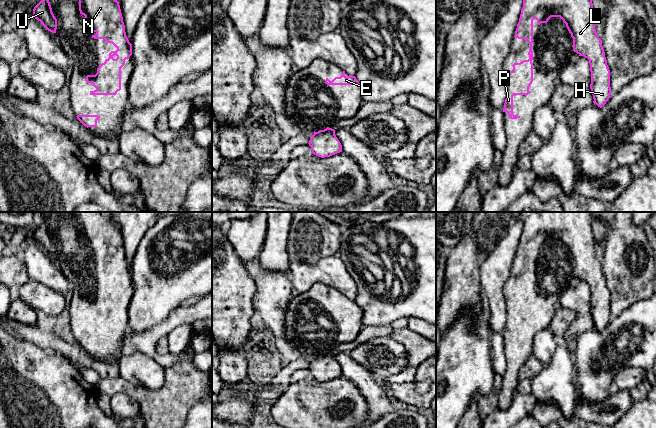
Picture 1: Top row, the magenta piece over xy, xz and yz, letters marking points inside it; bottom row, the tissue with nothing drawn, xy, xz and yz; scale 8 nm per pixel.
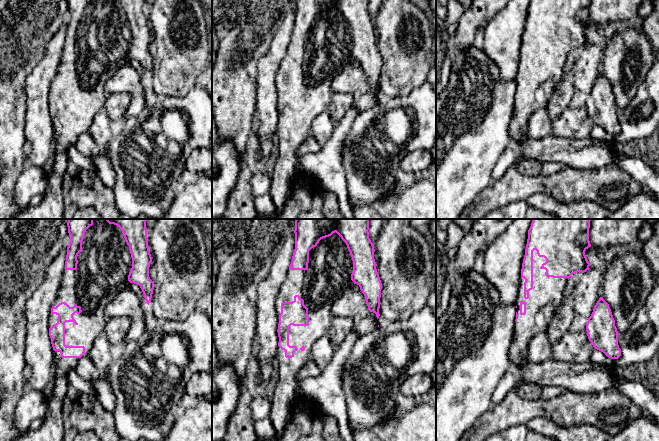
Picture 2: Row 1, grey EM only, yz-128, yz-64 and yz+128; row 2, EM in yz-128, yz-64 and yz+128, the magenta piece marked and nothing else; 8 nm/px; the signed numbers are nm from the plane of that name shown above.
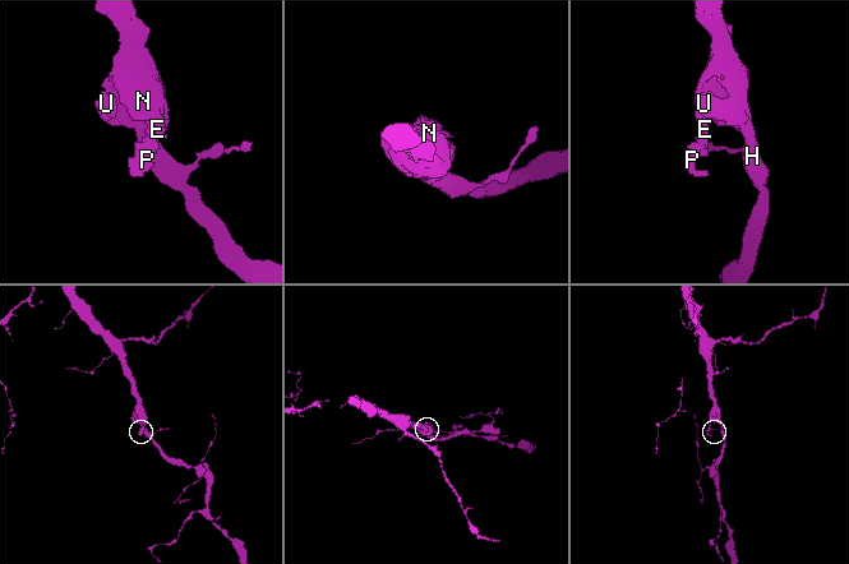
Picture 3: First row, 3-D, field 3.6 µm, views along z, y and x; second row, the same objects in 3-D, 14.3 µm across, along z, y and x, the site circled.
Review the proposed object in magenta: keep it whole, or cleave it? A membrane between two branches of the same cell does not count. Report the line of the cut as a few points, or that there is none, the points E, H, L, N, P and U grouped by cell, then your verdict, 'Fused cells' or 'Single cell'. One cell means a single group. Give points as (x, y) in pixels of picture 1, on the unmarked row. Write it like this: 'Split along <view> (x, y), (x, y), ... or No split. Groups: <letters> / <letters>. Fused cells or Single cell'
No split. Groups: E H L N P U. Single cell

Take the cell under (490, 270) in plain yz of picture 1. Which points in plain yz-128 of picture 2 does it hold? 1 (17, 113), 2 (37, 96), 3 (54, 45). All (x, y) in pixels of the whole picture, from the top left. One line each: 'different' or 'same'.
1: different
2: same
3: same

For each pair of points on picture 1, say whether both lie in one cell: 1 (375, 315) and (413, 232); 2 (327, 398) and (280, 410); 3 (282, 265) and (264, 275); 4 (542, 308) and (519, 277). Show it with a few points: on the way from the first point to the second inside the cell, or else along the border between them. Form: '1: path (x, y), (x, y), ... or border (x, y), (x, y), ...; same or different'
1: path (400, 307), (422, 287), (422, 257); same
2: path (315, 407), (292, 409); same
3: border (258, 256), (259, 263), (266, 269), (287, 274); different
4: path (534, 300), (527, 285); same

